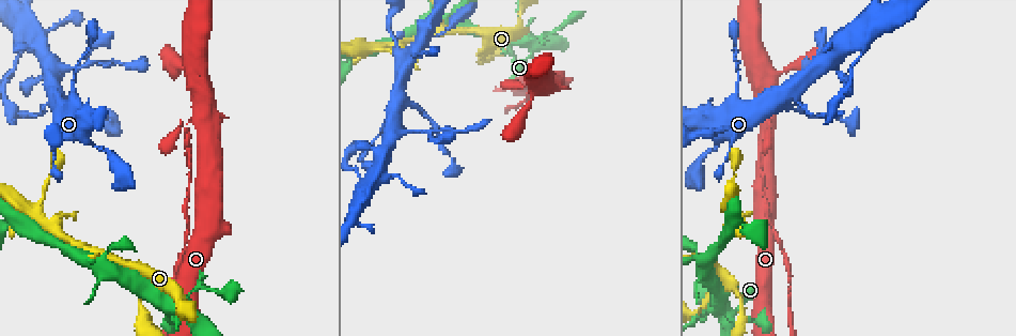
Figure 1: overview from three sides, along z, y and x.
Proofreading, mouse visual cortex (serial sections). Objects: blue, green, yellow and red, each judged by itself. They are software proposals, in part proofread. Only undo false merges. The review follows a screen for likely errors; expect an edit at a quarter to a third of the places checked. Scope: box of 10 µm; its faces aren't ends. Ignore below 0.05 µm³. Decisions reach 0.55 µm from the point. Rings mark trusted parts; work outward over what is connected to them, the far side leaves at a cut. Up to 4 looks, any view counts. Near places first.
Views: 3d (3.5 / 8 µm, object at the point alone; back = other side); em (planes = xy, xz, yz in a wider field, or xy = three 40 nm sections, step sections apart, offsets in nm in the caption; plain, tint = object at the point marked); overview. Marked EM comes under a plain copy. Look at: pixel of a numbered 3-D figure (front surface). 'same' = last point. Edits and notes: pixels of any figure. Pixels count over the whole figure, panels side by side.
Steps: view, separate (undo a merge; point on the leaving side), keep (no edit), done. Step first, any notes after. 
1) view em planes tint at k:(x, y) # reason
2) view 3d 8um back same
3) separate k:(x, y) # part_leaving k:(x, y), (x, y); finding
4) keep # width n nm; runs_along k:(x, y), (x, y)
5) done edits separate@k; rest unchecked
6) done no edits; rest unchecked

view 3d 3.5um at 1:(541, 39) # sharp bend

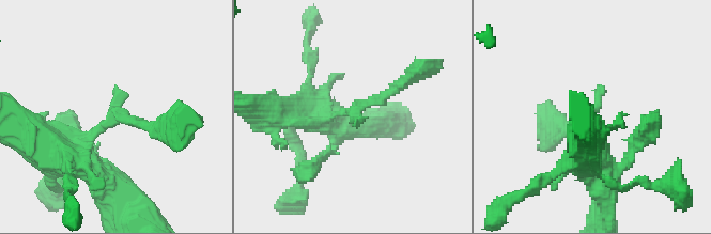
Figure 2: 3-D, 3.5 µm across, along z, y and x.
view em planes tint at 2:(116, 112) # arm_widths 200, 300 nm

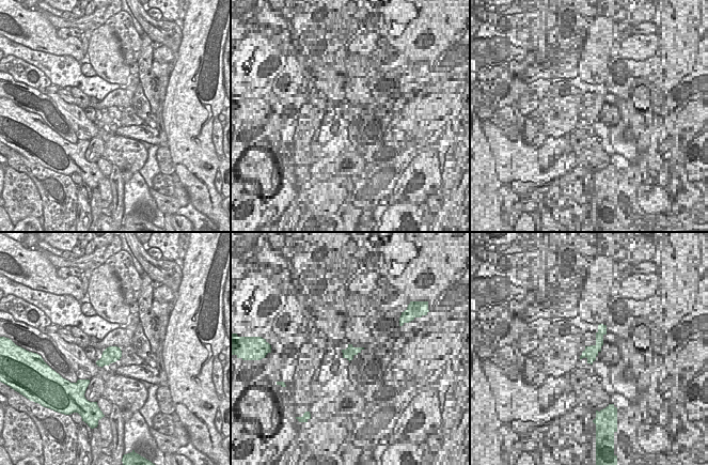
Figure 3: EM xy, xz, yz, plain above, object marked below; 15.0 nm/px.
keep # width 240 nm; runs_along 2:(331, 128), (319, 118), (355, 111), (414, 74); one cell here

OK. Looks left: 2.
view 3d 3.5um at 1:(192, 121) # sharp bend

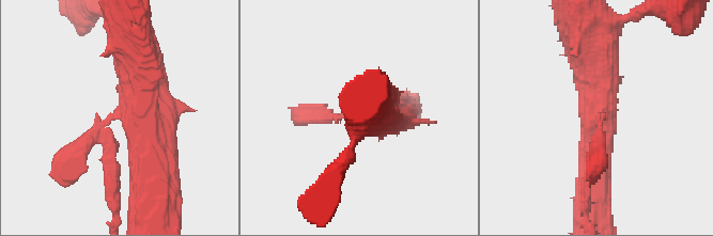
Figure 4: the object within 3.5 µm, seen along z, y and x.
view em xy step 2 tint at 4:(117, 116) # arms 4; arm_widths 100, 200, 500, 600 nm

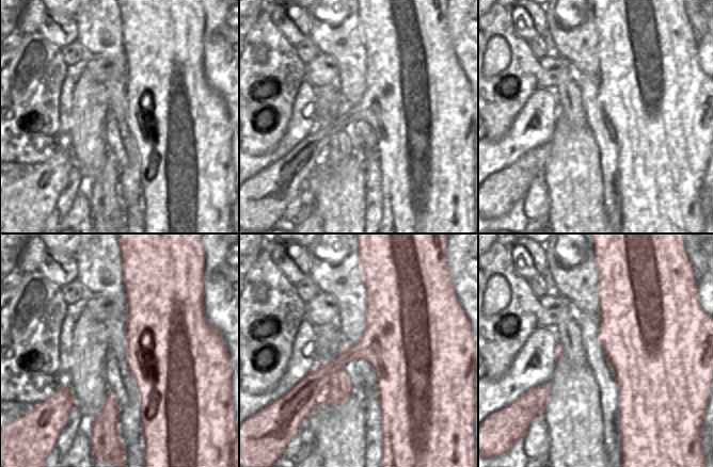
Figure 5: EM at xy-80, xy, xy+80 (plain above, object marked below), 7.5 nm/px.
separate 4:(111, 184) # part_leaving 4:(108, 148), (114, 172), (114, 218); two cells meet here

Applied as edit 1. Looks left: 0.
done edits separate@4; rest unchecked

